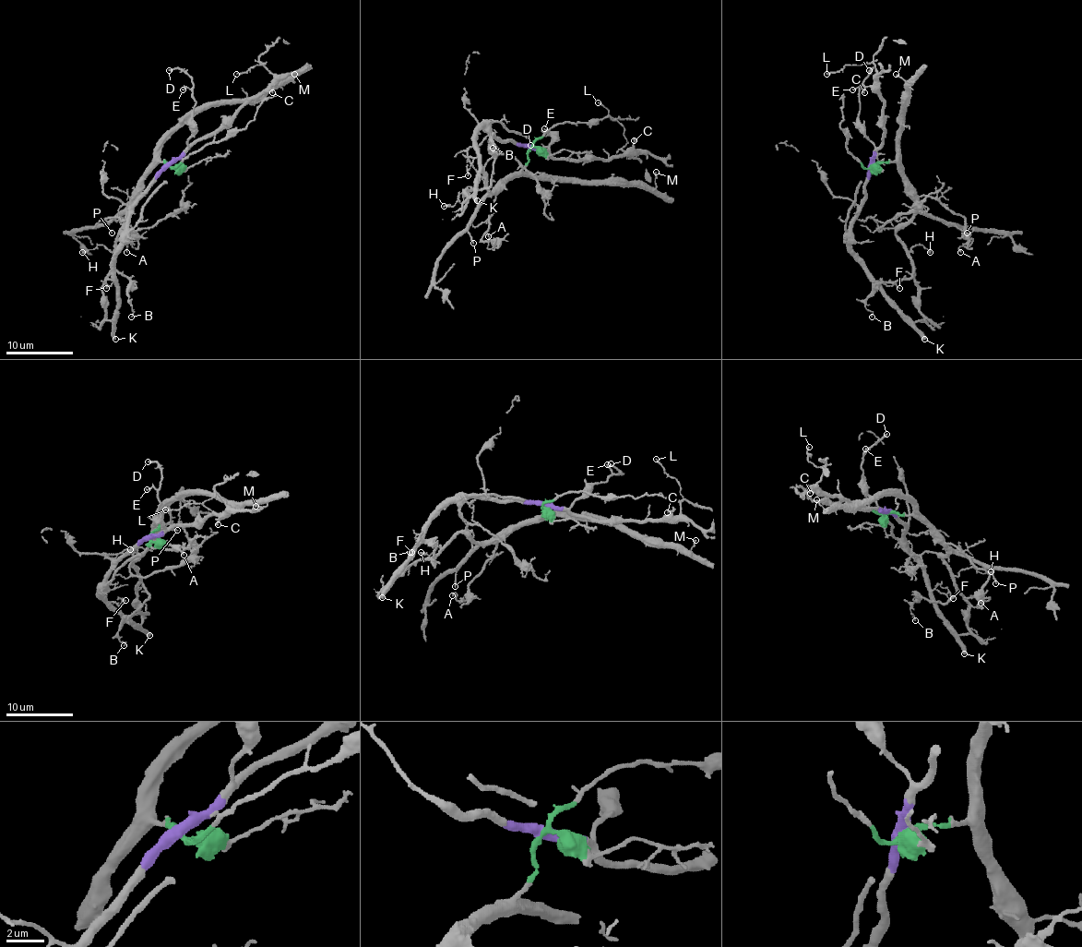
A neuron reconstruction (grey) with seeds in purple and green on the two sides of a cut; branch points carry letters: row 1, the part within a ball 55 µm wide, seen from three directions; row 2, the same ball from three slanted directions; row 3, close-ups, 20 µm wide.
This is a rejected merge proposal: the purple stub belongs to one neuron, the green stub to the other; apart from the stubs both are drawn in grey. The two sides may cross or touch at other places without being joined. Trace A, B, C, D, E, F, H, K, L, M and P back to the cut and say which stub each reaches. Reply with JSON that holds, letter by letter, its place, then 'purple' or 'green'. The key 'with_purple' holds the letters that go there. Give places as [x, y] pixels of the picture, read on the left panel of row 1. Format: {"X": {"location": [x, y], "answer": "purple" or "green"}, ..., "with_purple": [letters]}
{"A": {"location": [126, 252], "answer": "green"}, "B": {"location": [131, 317], "answer": "green"}, "C": {"location": [272, 92], "answer": "purple"}, "D": {"location": [169, 70], "answer": "purple"}, "E": {"location": [183, 89], "answer": "purple"}, "F": {"location": [106, 288], "answer": "purple"}, "H": {"location": [82, 252], "answer": "green"}, "K": {"location": [115, 339], "answer": "purple"}, "L": {"location": [236, 74], "answer": "purple"}, "M": {"location": [294, 74], "answer": "green"}, "P": {"location": [112, 233], "answer": "green"}, "with_purple": ["C", "D", "E", "F", "K", "L"]}

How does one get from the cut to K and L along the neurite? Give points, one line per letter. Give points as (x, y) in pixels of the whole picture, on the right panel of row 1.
K: (872, 165), (864, 200), (851, 229), (851, 252), (885, 299), (925, 340)
L: (872, 165), (883, 133), (883, 105), (874, 66), (872, 63), (853, 65), (826, 73)

